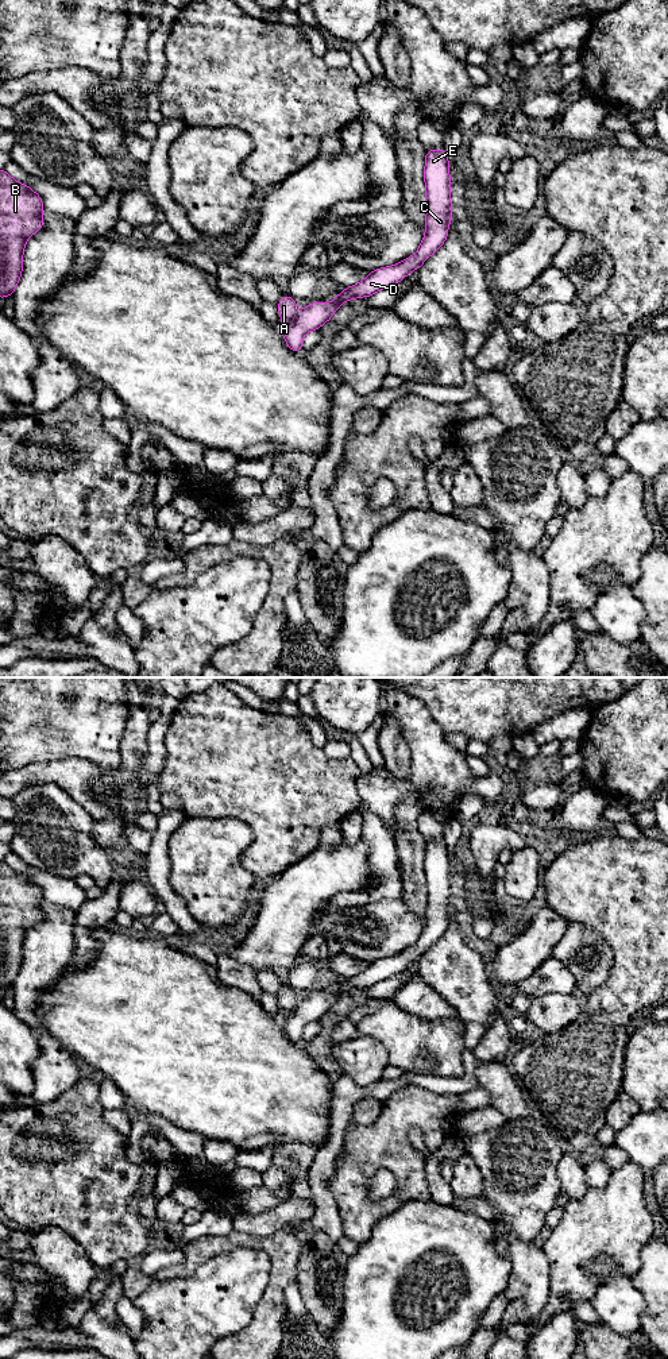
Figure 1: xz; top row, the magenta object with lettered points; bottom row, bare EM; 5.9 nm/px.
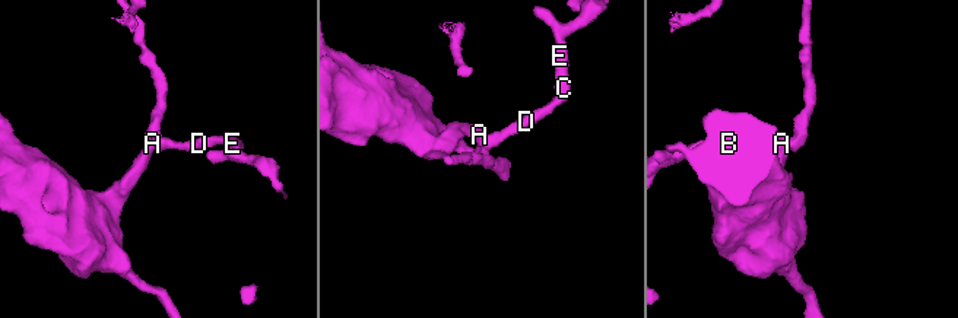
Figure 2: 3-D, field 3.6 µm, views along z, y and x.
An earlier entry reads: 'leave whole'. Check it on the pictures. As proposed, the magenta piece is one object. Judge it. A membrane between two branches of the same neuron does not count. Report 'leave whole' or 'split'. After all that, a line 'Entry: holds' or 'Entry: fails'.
split
Entry: fails

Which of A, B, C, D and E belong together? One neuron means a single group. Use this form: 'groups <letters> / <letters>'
groups A B / C D E

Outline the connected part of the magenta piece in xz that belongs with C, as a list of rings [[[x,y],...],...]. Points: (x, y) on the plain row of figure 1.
[[[445,839],[426,842],[422,866],[426,879],[426,908],[425,927],[417,943],[397,955],[371,962],[359,974],[344,978],[344,984],[336,985],[331,995],[317,992],[298,1001],[294,1011],[281,1018],[282,1027],[291,1042],[300,1043],[304,1027],[329,1012],[343,993],[371,988],[374,984],[398,974],[409,964],[420,960],[444,935],[453,903],[449,888],[449,852]]]

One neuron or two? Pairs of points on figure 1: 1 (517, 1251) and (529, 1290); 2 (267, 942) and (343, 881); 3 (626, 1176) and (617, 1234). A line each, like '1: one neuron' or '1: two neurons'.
1: one neuron
2: one neuron
3: one neuron

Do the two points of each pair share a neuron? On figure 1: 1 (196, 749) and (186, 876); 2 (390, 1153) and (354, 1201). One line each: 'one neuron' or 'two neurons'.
1: two neurons
2: one neuron

